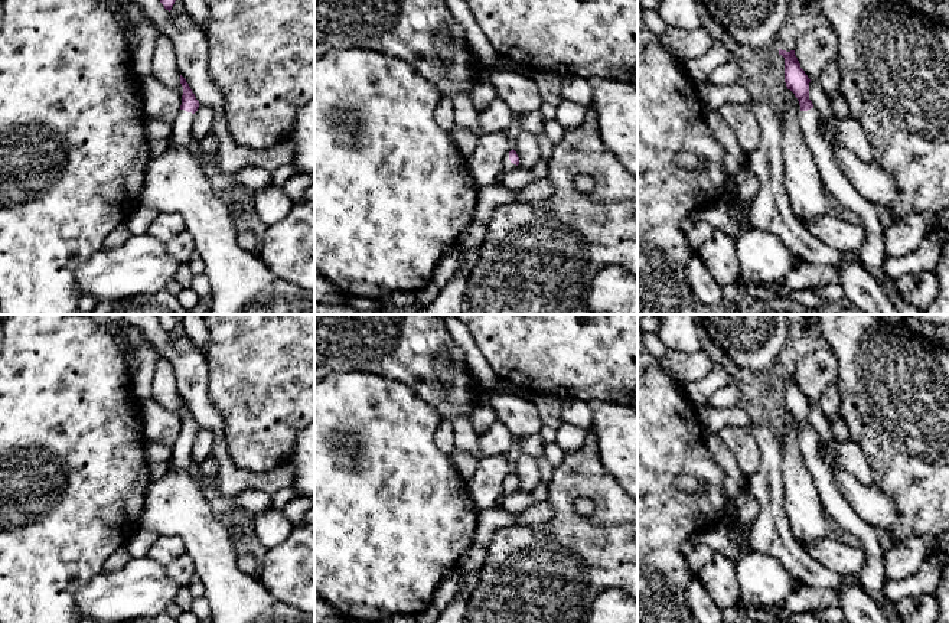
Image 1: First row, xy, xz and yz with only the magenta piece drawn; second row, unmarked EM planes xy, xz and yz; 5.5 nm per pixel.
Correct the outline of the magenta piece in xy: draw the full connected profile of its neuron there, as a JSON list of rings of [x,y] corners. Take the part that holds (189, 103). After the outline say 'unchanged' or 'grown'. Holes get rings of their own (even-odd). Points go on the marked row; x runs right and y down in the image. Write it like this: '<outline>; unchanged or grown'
[[[182,75],[180,84],[183,87],[182,105],[172,124],[170,141],[182,149],[190,150],[192,121],[200,104]]]; grown

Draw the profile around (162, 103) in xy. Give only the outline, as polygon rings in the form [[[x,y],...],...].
[[[153,74],[138,76],[138,88],[143,97],[146,118],[173,124],[182,105],[180,94],[164,85]]]

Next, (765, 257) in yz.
[[[749,228],[736,238],[736,242],[741,275],[757,281],[777,283],[803,262],[769,231]]]

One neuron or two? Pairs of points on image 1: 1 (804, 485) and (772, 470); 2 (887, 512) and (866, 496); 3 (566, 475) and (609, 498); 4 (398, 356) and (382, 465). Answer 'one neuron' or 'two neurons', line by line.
1: two neurons
2: one neuron
3: one neuron
4: two neurons

